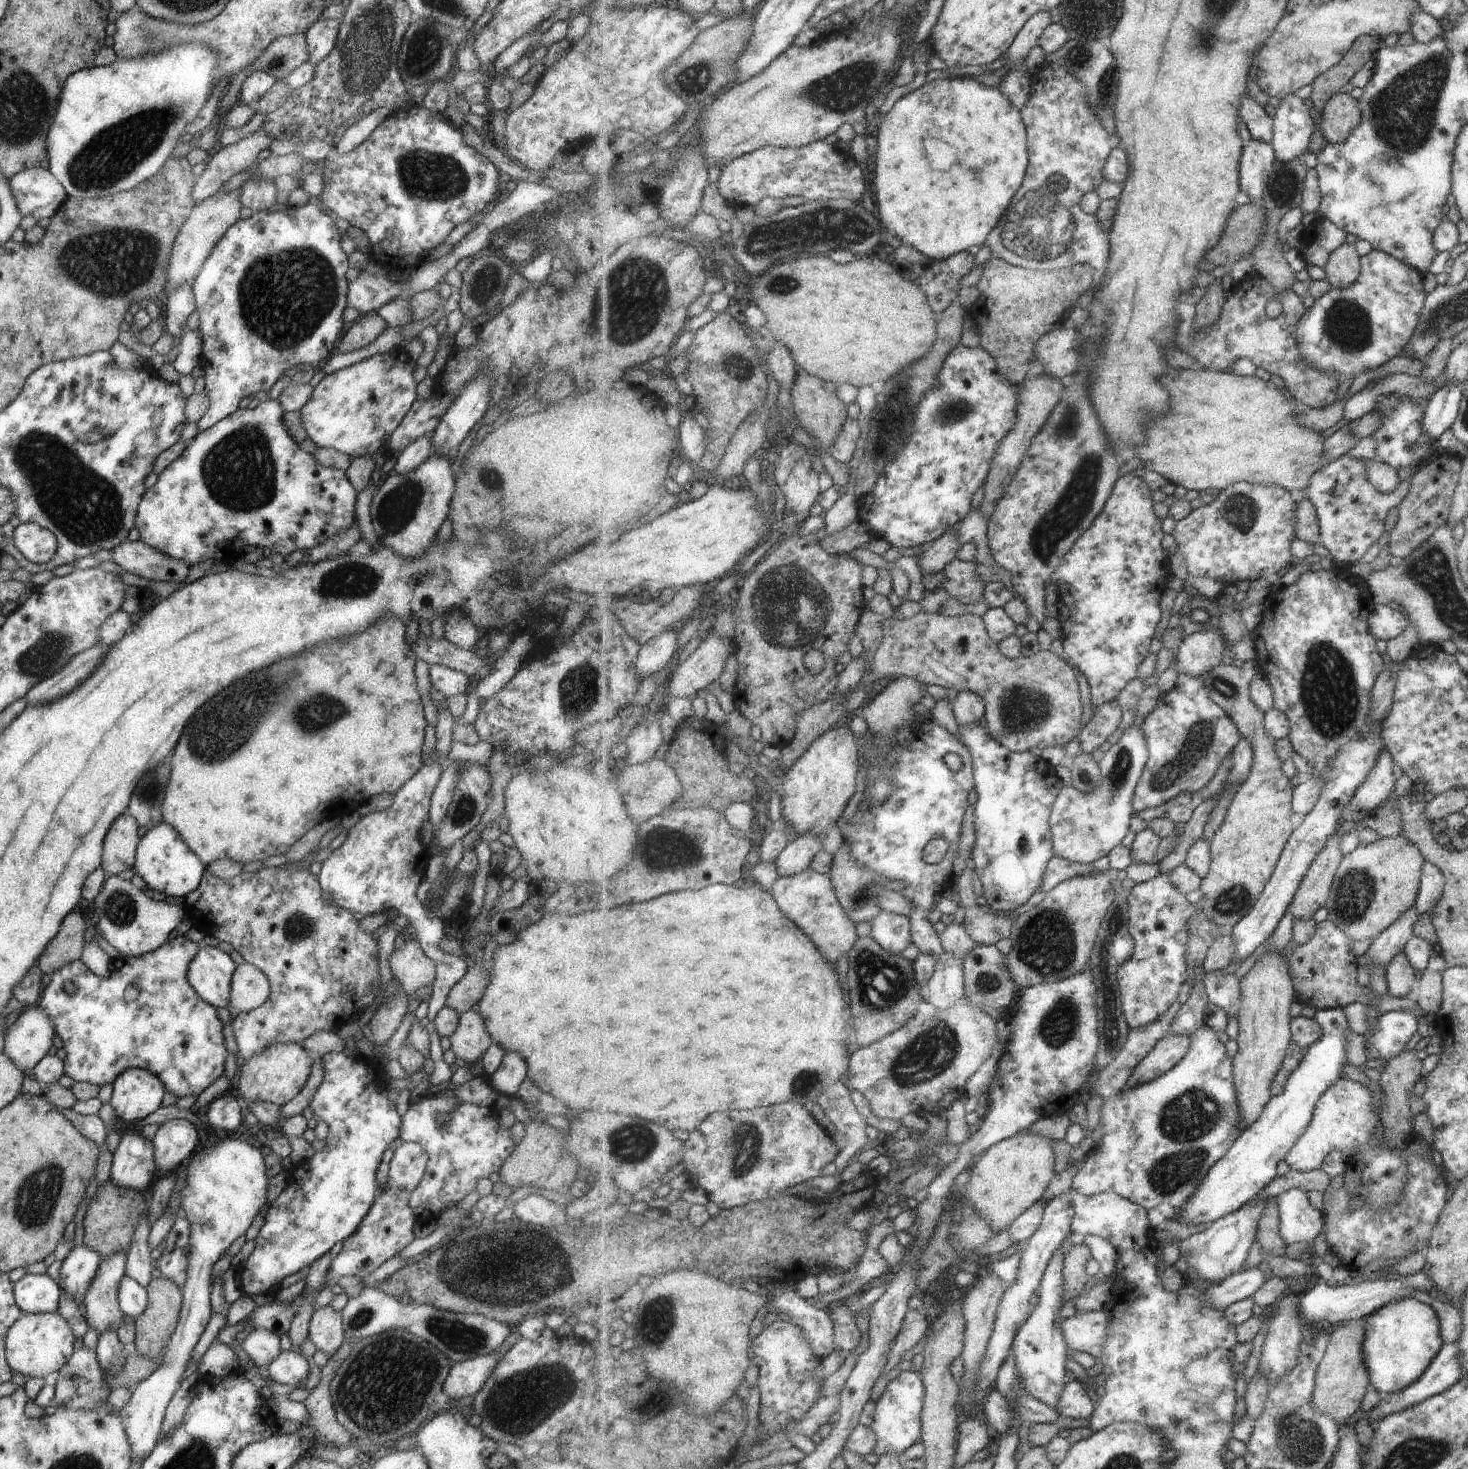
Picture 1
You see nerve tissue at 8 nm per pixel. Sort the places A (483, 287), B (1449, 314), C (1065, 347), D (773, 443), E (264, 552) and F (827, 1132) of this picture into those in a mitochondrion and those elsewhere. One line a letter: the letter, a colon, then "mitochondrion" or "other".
A: mitochondrion
B: mitochondrion
C: other
D: other
E: other
F: other

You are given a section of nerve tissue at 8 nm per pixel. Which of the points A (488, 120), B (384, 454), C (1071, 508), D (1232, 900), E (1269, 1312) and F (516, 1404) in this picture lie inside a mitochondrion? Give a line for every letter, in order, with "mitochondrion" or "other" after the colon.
A: other
B: other
C: mitochondrion
D: mitochondrion
E: other
F: mitochondrion

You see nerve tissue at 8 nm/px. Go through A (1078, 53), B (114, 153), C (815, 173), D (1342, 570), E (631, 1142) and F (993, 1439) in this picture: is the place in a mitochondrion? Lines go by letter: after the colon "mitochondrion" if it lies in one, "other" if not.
A: mitochondrion
B: mitochondrion
C: other
D: other
E: mitochondrion
F: other

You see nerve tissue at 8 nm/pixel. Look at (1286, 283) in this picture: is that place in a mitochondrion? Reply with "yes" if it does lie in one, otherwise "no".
no

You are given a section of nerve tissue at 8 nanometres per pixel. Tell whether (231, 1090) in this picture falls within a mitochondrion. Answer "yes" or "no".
no

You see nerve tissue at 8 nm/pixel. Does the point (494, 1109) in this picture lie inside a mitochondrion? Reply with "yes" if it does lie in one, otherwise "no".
no

